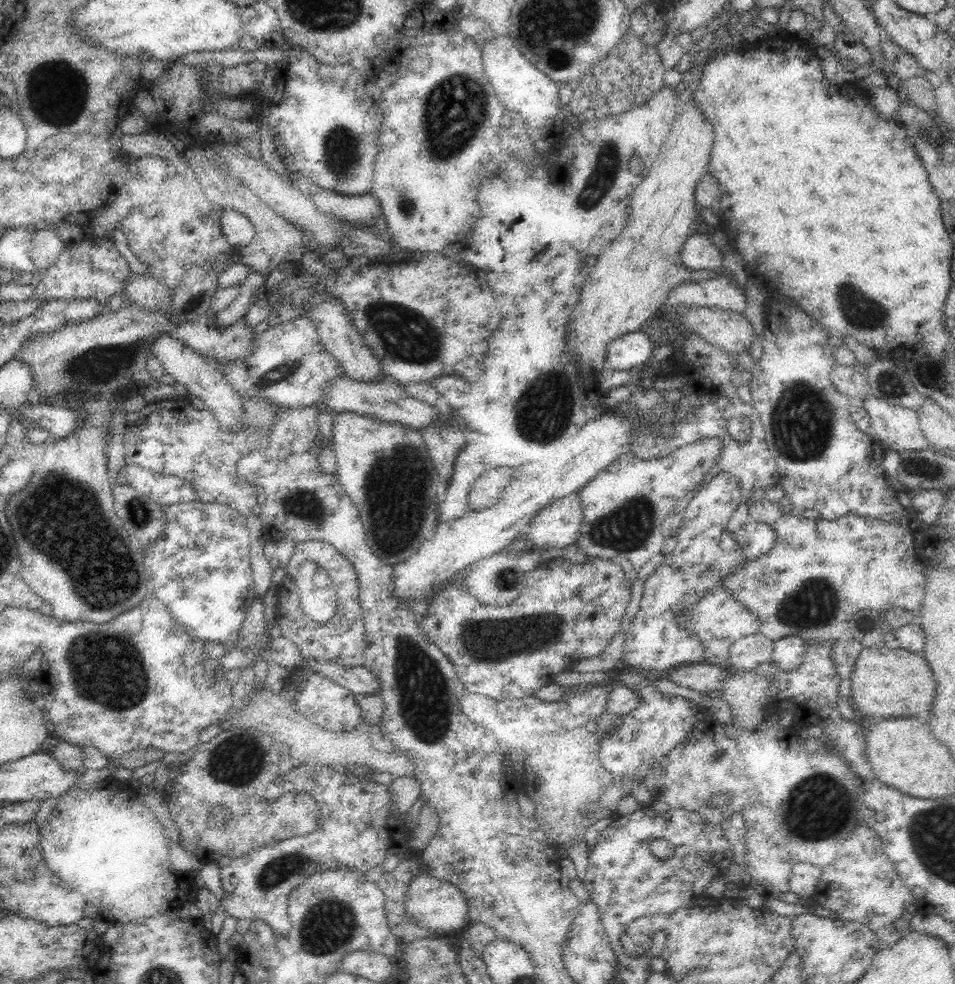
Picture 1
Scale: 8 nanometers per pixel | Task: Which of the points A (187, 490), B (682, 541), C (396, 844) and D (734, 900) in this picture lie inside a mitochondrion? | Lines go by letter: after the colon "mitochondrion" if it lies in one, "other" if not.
A: other
B: other
C: other
D: other

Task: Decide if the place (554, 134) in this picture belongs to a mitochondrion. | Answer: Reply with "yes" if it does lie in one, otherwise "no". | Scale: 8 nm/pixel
no

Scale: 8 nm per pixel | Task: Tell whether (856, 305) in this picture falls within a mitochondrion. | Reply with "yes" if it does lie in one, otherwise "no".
yes

